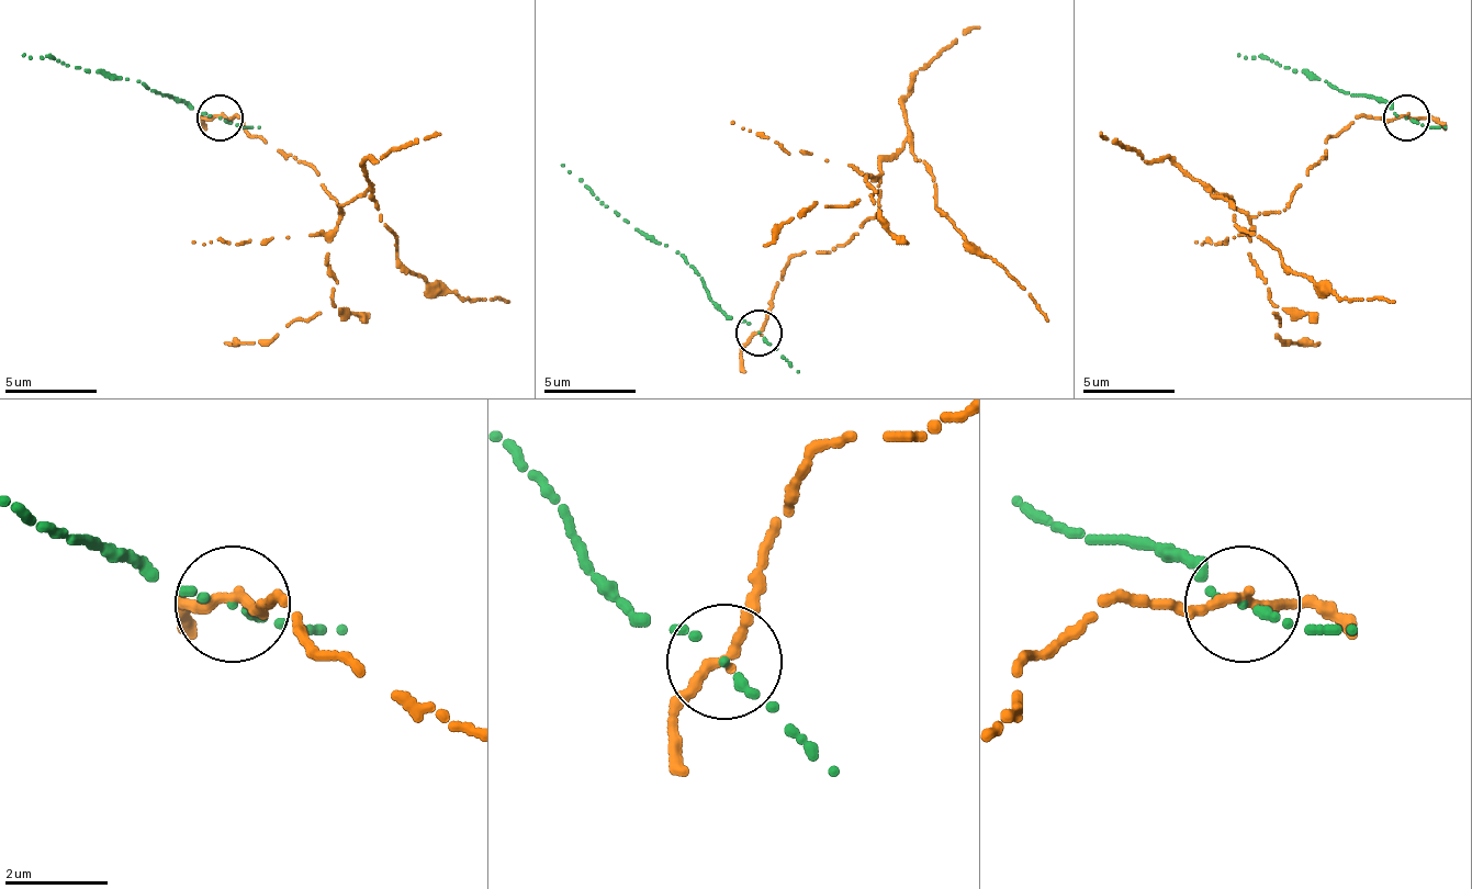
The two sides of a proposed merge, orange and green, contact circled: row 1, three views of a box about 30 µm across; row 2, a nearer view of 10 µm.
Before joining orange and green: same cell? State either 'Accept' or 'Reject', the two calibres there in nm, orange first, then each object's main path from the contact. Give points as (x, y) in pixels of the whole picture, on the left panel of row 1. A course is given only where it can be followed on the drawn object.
Reject. Thickness 200 nm (orange) against 140 nm. Course of orange: (221, 114), (235, 114), (308, 165), (340, 215), (368, 197), (395, 234), (400, 266), (464, 297), (510, 303). Course of green: (221, 119), (161, 96), (130, 78), (107, 78), (23, 55)

